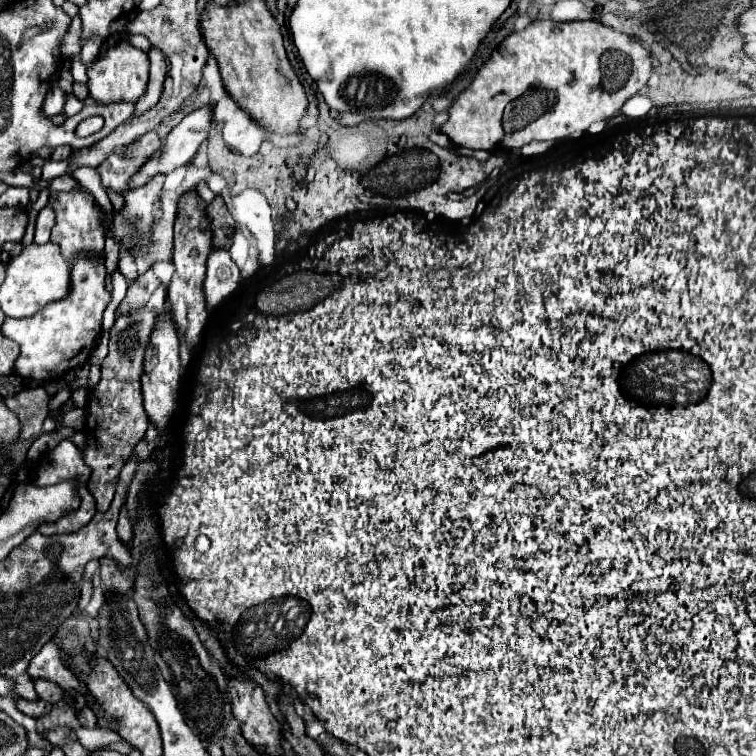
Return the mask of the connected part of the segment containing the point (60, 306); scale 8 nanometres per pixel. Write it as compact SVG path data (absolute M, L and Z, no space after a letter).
M77 258L71 266L71 292L65 300L47 304L41 312L29 318L5 318L3 334L15 340L21 348L15 360L15 372L23 378L49 380L61 376L65 370L89 362L95 342L101 334L101 316L111 300L105 290L105 264L89 258Z

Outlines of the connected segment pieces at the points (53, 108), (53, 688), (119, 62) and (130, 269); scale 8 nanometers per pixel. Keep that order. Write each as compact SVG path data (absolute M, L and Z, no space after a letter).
M53 86L53 88L47 92L47 98L45 98L45 116L51 118L51 116L55 116L55 114L61 114L65 102L67 102L65 90L61 90L59 86Z
M37 678L35 680L35 692L41 700L49 702L49 704L55 704L63 698L63 690L59 688L59 684L51 682L51 680L45 680L45 678Z
M119 40L117 44L109 46L105 54L101 54L89 68L87 68L87 88L89 96L97 104L113 104L113 102L131 102L135 104L143 92L147 90L147 54L139 48L133 48L127 40Z
M129 252L119 260L119 270L121 270L121 274L129 280L129 284L131 284L131 282L135 282L135 280L137 280L137 276L139 276L137 266L135 266L135 262L133 262L133 256L131 256Z

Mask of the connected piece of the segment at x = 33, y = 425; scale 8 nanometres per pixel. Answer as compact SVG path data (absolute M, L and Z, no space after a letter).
M43 386L25 388L13 398L5 400L7 408L13 410L21 420L21 438L37 438L43 428L43 420L49 416L49 396Z

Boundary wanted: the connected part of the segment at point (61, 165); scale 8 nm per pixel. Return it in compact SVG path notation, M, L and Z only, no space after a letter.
M47 160L45 166L43 166L43 174L41 174L41 179L51 180L55 176L61 176L65 174L69 168L69 162L53 162L53 160Z

